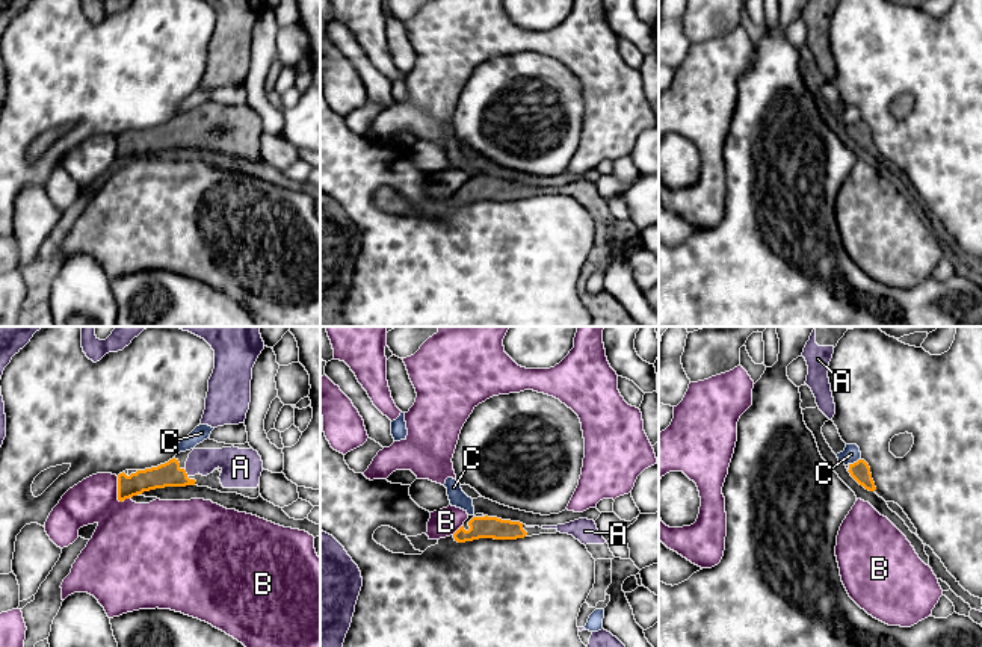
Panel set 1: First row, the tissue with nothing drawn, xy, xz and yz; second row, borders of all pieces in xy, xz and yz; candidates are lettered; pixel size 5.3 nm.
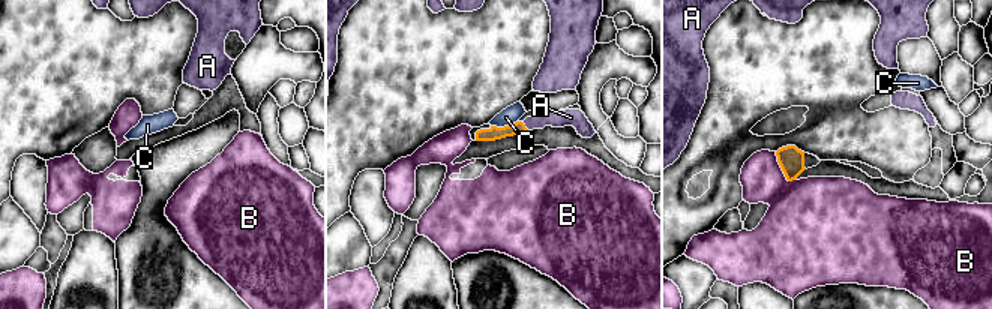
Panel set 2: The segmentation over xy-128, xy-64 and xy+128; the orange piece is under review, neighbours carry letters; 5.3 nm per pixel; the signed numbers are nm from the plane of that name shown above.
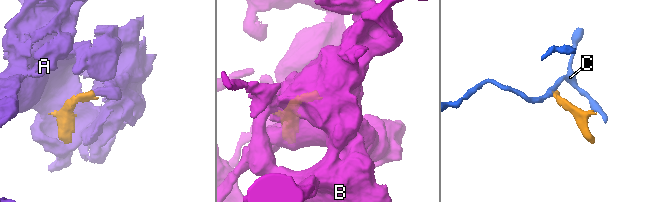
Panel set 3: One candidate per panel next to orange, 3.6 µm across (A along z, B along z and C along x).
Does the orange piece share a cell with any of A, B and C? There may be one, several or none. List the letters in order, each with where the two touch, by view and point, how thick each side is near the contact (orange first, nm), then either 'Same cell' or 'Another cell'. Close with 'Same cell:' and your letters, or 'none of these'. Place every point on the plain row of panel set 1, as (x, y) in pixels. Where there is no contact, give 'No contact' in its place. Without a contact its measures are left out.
A: Touches orange at xy (186, 135). Thickness 130 nm (orange) against 140 nm. Same cell
B: Touches orange at xy (118, 151). Thickness 120 nm (orange) against 360 nm. Another cell
C: Touches orange at yz (854, 124). Thickness 110 nm (orange) against 90 nm. Another cell
Same cell: A

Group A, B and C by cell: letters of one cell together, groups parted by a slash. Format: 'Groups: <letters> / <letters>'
Groups: A / B / C

